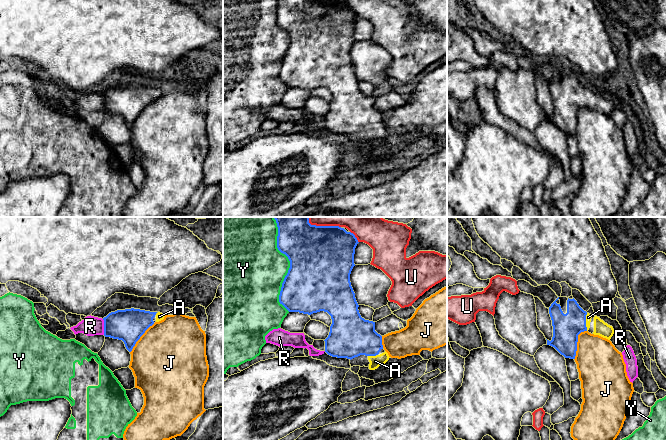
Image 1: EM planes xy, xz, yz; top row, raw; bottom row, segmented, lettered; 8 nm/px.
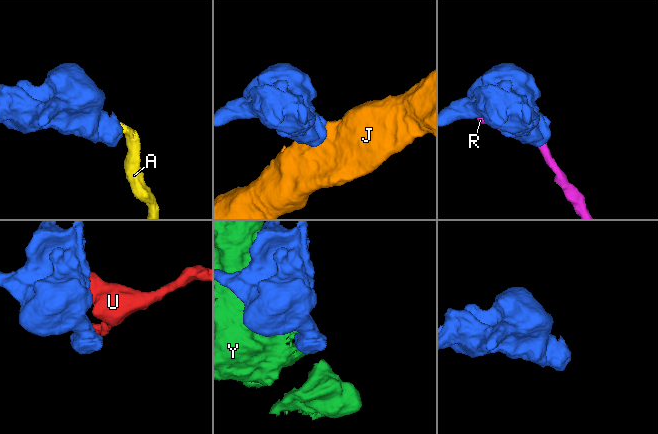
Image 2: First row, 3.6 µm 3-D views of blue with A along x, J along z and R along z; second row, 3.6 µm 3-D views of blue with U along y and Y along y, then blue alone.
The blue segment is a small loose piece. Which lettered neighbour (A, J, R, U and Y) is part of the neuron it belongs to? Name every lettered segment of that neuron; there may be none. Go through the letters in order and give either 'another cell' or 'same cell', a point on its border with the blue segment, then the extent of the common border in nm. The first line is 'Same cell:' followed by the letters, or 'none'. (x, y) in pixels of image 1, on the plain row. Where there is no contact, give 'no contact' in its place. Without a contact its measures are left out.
Same cell: A
A: same cell; contact yz (585, 98); length 140 nm
J: another cell; contact yz (576, 119); length 260 nm
R: another cell; contact xy (104, 103); length 130 nm
U: another cell; contact xz (355, 13); length 120 nm
Y: another cell; contact xz (290, 43); length 700 nm

